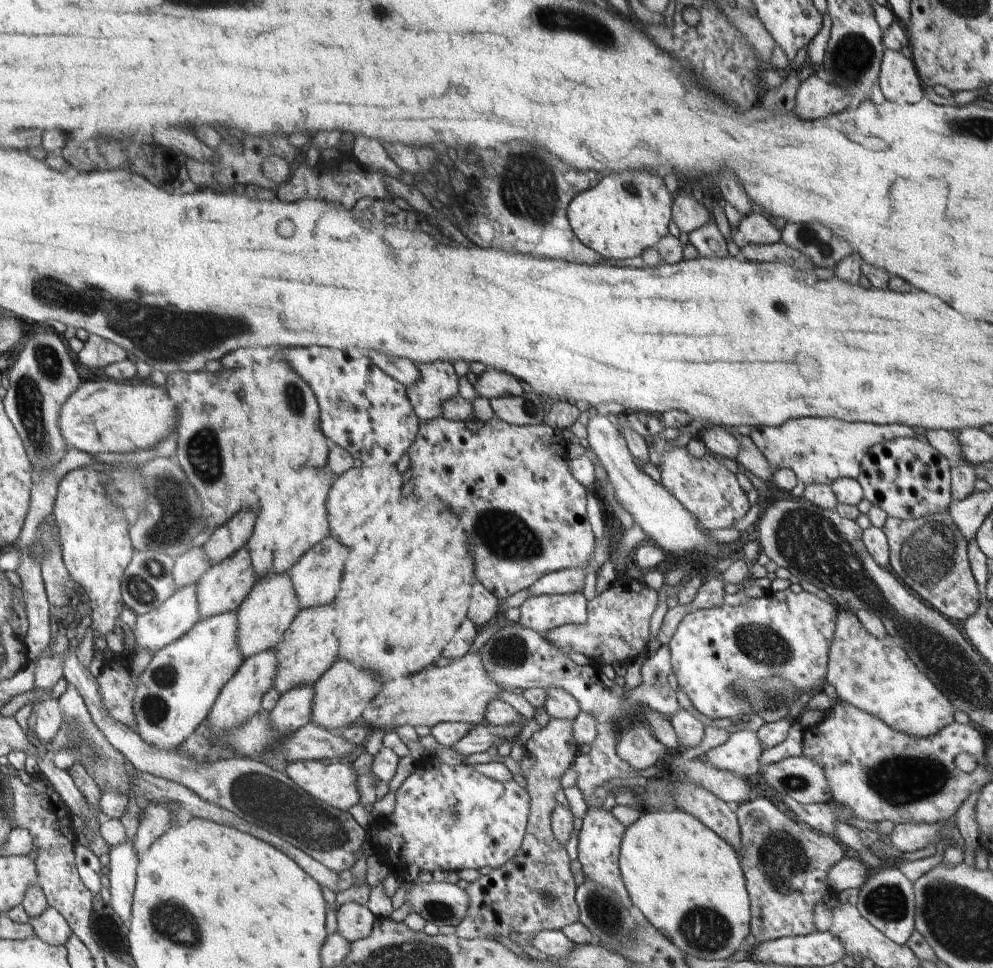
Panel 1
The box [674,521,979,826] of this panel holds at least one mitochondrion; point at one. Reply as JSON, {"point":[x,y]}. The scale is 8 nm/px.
{"point":[900,780]}

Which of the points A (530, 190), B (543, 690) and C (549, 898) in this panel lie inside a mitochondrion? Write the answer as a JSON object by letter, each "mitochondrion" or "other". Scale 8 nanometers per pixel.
{"A":"mitochondrion","B":"other","C":"mitochondrion"}

